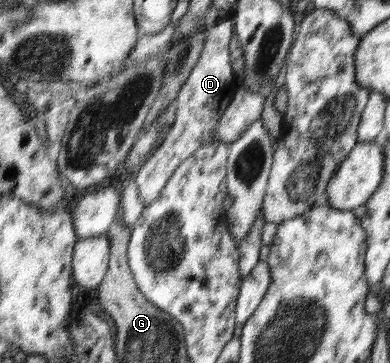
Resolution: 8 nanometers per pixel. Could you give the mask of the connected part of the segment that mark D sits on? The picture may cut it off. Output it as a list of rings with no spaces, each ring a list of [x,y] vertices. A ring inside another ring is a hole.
[[[231,18],[209,27],[200,58],[179,91],[174,124],[165,129],[163,142],[149,155],[133,178],[145,207],[161,194],[162,188],[180,163],[203,145],[215,141],[214,131],[217,130],[218,121],[240,87],[235,80],[228,47],[234,33],[234,19]]]

